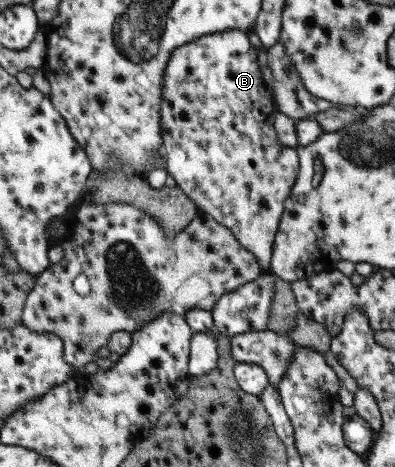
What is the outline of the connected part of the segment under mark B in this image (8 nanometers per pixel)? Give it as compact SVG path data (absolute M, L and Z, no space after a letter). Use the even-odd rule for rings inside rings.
M224 30L214 34L204 34L188 44L178 46L172 50L164 74L162 74L162 86L160 88L160 135L162 135L162 145L160 146L164 156L166 156L166 172L172 176L174 186L178 187L197 206L198 211L225 226L234 235L234 238L243 249L252 253L256 261L264 272L269 272L270 257L273 238L278 228L280 215L284 210L284 200L290 194L290 189L296 180L298 172L298 159L296 149L280 145L278 137L274 132L273 116L278 113L274 94L272 92L272 73L268 68L268 63L262 61L262 51L253 47L248 40L248 30Z

